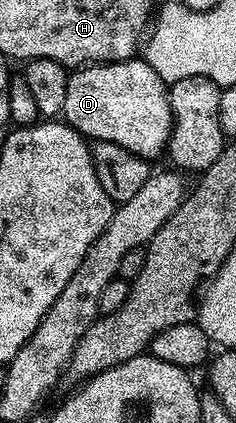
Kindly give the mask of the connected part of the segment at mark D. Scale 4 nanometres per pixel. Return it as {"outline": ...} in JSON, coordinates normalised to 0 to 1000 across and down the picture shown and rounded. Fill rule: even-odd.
{"outline":[[[593,135],[496,149],[394,149],[309,165],[288,177],[263,281],[377,331],[517,343],[517,352],[551,352],[551,362],[631,381],[708,350],[729,312],[712,206]]]}

